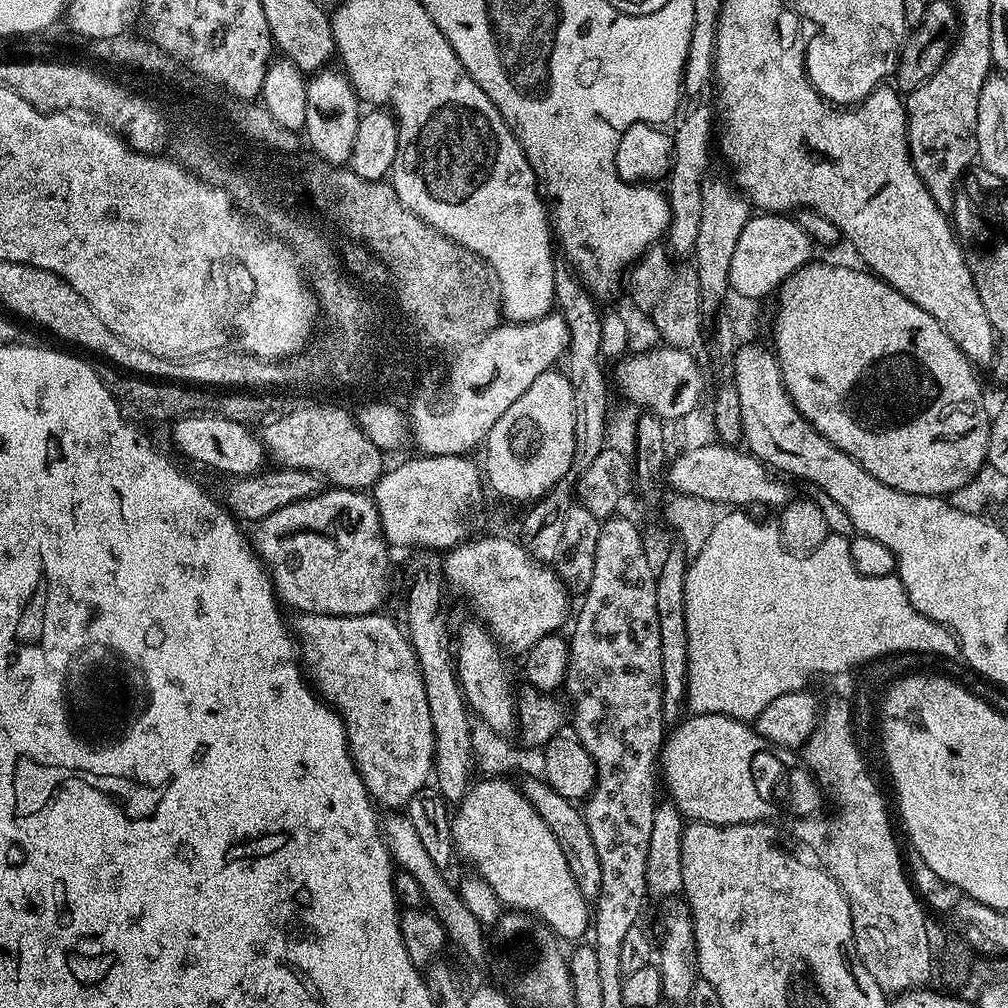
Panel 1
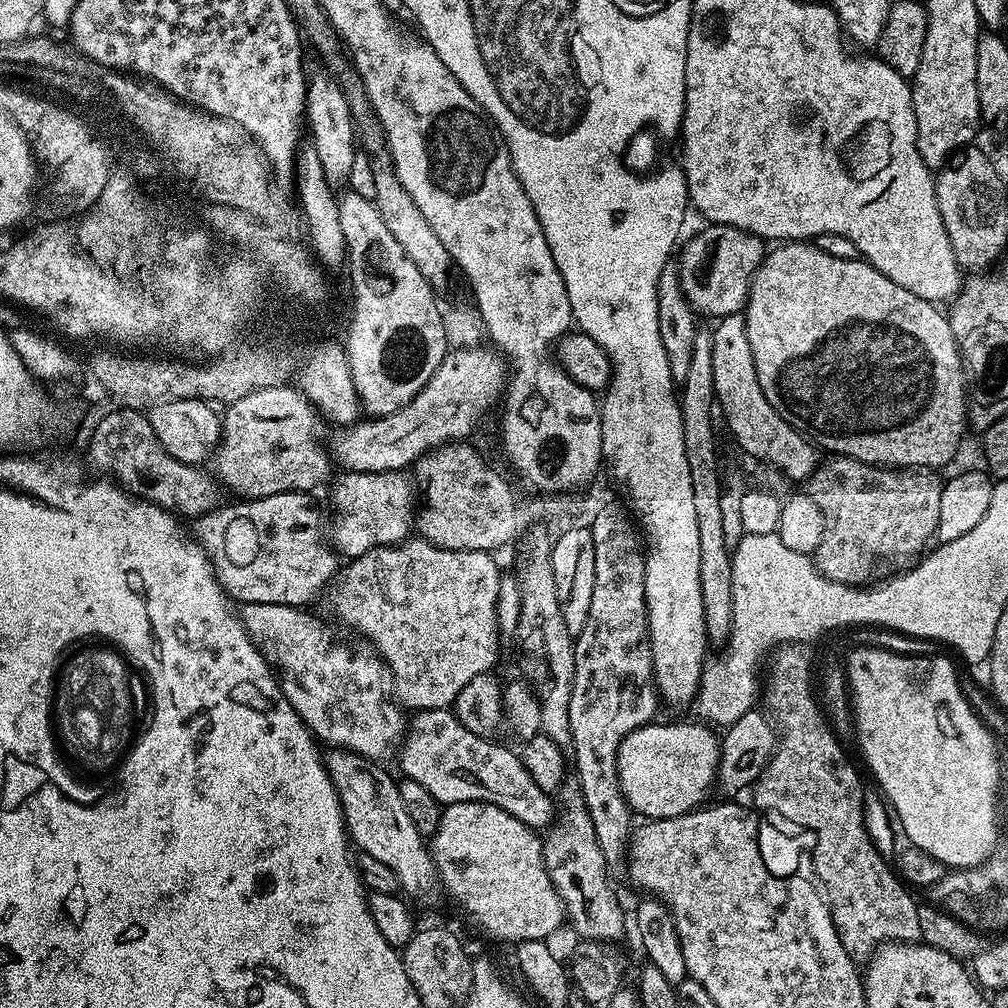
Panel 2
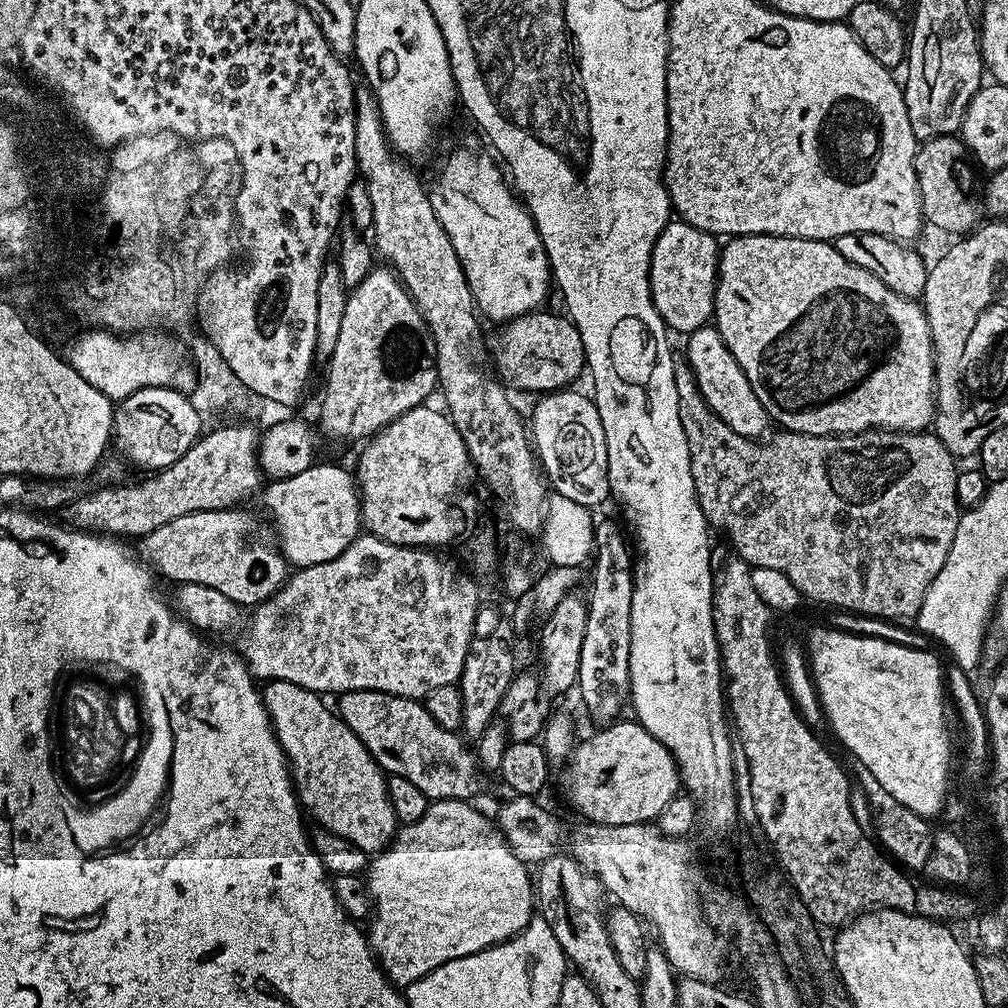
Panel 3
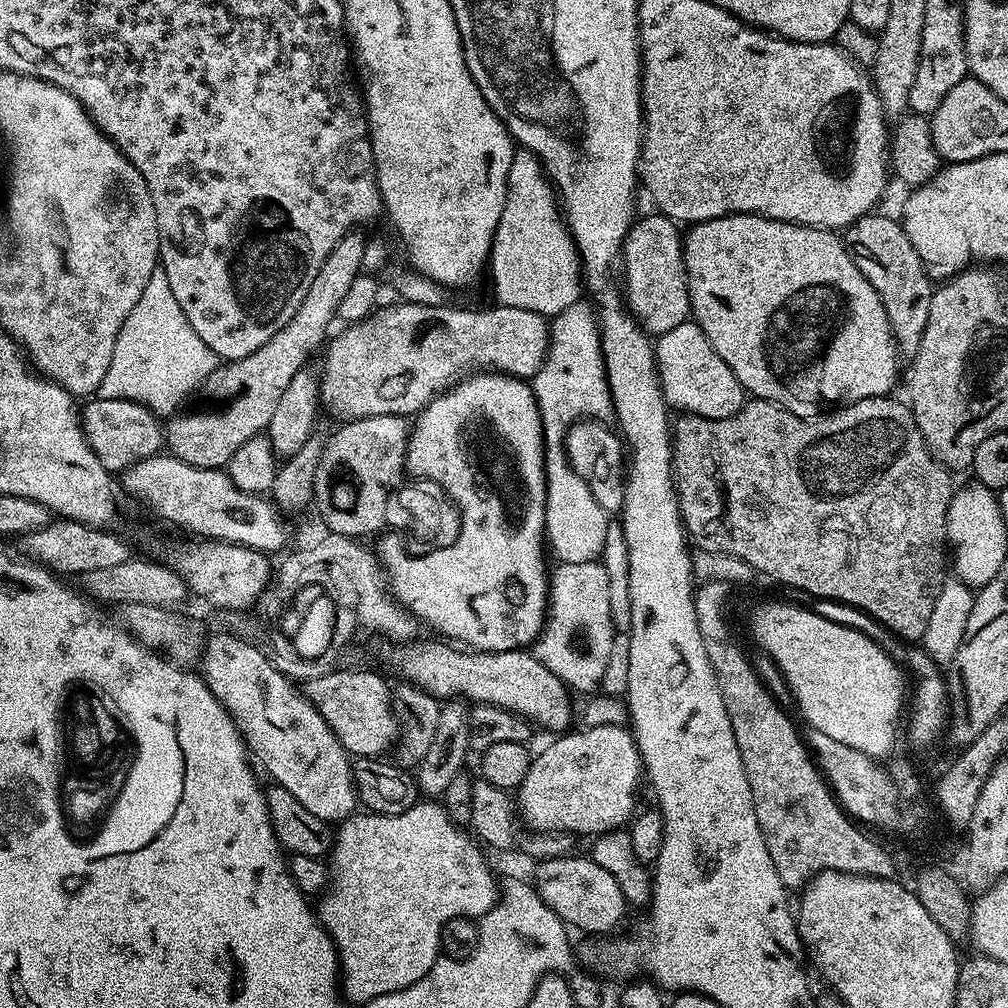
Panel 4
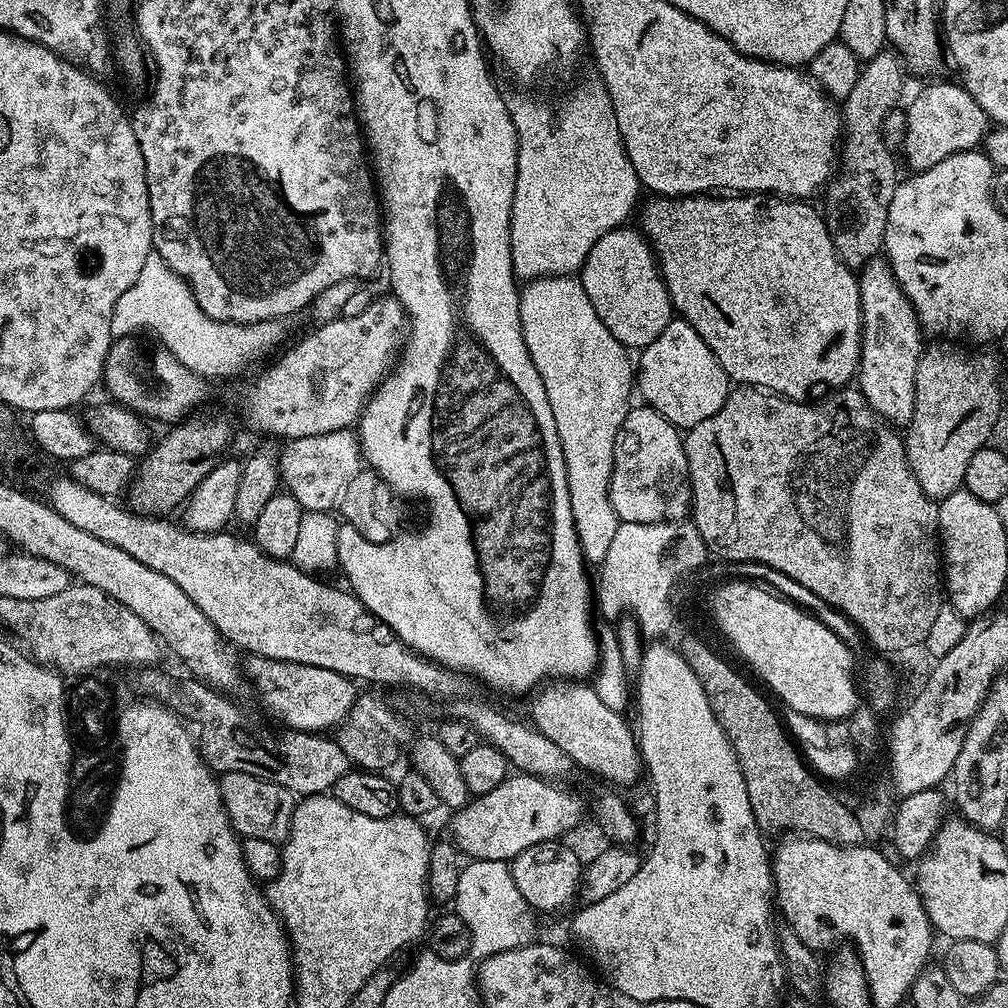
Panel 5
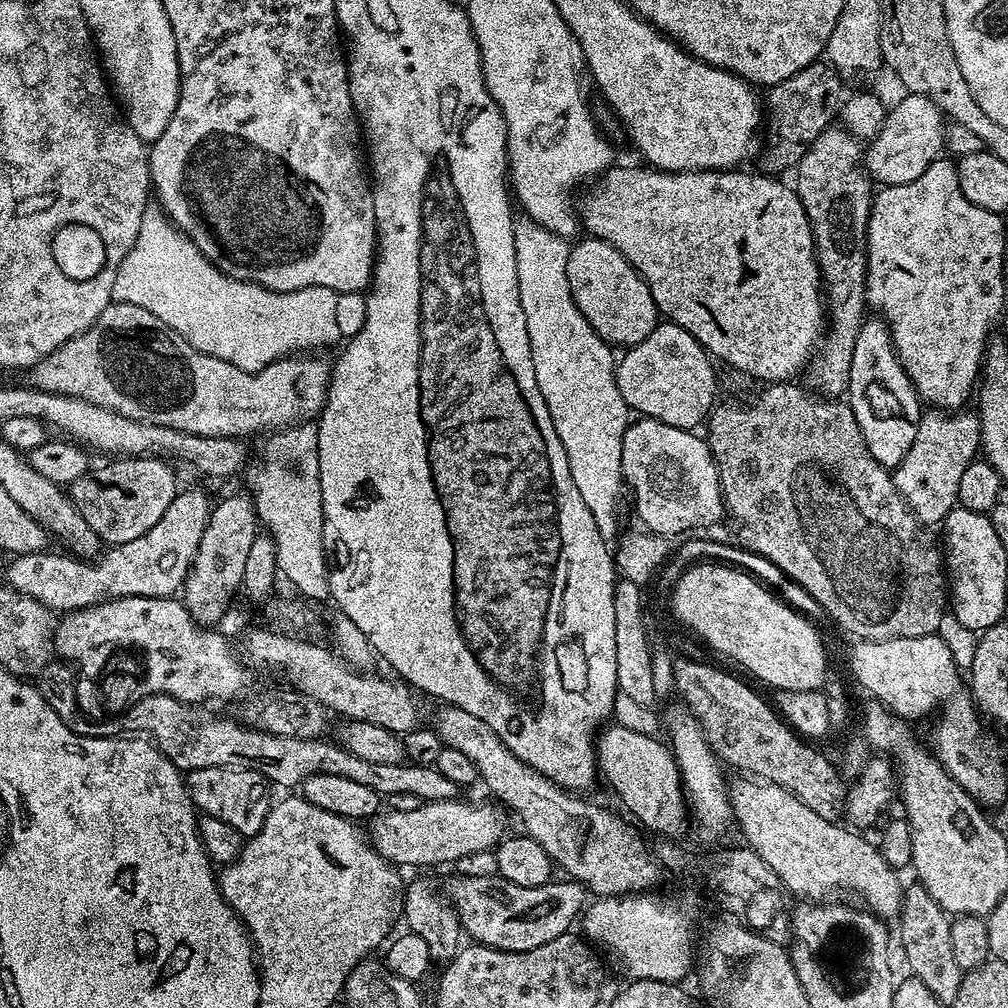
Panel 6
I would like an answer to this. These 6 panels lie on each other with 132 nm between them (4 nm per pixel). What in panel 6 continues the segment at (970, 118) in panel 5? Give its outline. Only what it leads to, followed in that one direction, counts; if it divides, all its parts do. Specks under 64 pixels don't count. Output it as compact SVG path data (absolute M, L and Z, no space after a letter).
M904 94L900 104L888 108L882 130L867 145L862 156L862 163L871 179L877 185L902 186L922 178L934 161L941 159L946 148L946 117L943 112L925 96Z

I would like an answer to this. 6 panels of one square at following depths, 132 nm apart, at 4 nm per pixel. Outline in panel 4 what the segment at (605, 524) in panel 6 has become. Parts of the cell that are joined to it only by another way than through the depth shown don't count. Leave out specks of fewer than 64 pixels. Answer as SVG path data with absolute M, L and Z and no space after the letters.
M577 302L567 306L550 320L548 353L544 365L530 380L532 393L536 395L536 405L540 411L540 421L544 427L544 477L546 478L546 518L544 534L547 547L557 557L559 563L599 561L603 554L609 513L598 506L598 498L590 490L587 479L570 463L566 451L568 429L577 421L604 422L613 415L612 390L608 387L608 371L604 365L604 355L600 349L600 329L591 303Z

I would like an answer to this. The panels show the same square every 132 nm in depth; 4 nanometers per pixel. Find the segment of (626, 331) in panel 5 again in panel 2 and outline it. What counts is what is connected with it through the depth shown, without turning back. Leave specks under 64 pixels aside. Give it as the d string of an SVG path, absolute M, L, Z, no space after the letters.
M708 224L697 236L683 241L680 252L680 285L688 303L701 317L735 316L748 302L752 276L766 255L765 241L729 224Z

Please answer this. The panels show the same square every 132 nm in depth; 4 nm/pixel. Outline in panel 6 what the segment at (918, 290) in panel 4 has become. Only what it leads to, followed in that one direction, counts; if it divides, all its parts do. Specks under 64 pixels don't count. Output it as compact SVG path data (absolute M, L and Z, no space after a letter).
M868 318L860 325L860 333L854 342L854 358L850 362L846 403L852 407L870 454L883 468L896 469L902 458L906 458L906 450L914 446L914 434L922 415L922 401L896 356L885 325L879 319Z

